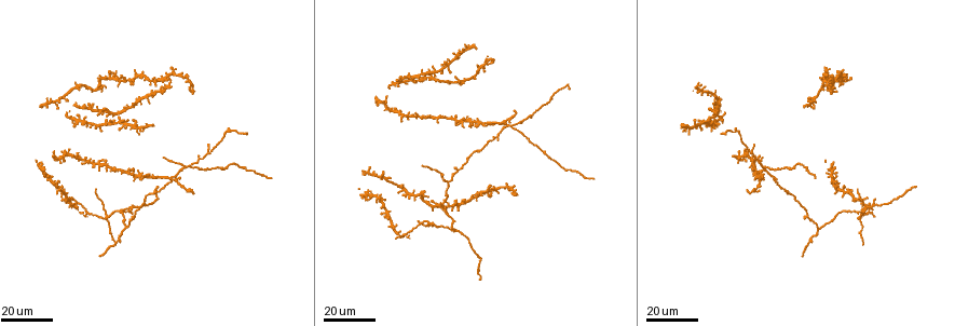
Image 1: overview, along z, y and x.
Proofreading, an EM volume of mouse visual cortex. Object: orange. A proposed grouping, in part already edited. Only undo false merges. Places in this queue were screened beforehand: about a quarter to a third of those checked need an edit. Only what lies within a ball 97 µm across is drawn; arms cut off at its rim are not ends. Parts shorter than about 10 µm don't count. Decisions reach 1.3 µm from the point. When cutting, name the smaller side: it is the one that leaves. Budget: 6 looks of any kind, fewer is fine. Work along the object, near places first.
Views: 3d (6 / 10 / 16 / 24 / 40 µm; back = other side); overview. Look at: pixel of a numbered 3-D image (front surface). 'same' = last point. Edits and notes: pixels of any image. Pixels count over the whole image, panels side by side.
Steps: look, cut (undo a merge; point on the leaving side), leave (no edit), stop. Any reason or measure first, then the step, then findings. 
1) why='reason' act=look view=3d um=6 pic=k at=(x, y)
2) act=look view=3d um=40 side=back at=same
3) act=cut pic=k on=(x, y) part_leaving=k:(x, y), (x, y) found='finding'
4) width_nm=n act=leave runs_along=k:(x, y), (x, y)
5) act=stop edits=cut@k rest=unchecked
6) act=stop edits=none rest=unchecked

why='three-way junction' act=look view=3d um=16 pic=1 at=(172, 176)

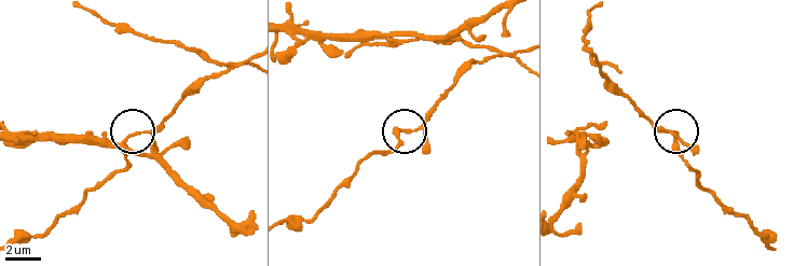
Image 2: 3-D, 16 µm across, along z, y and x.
act=look view=3d um=10 pic=2 at=(145, 131)

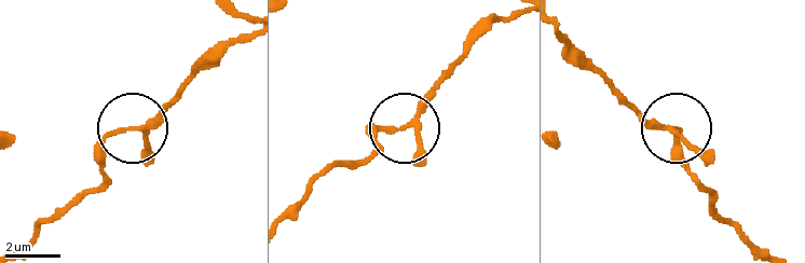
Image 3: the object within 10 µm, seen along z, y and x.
width_nm=150 act=leave runs_along=3:(290, 211), (449, 74) found='continuous, no second neuron'

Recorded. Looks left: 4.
why='three arms meet' act=look view=3d um=16 pic=1 at=(513, 127)

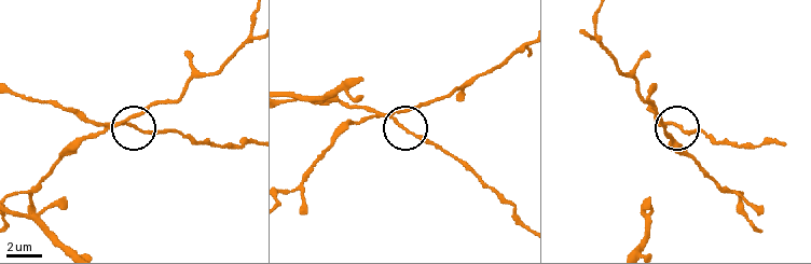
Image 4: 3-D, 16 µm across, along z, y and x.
act=look view=3d um=6 pic=4 at=(123, 120)

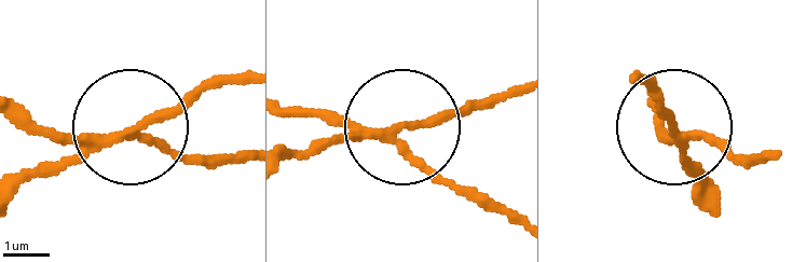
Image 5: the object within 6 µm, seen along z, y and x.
arms=3 act=cut pic=5 on=(35, 122) part_leaving=5:(105, 137), (240, 160) found='a second neuron is stuck on'

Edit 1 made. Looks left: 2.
act=stop edits=cut@5 rest=unchecked

